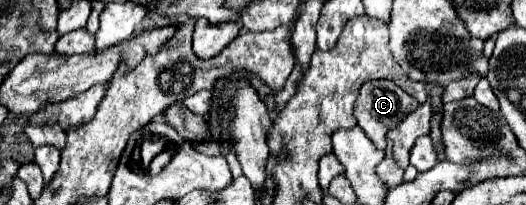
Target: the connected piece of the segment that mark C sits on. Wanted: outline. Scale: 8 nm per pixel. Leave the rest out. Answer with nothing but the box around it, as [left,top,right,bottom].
[355,80,419,148]

